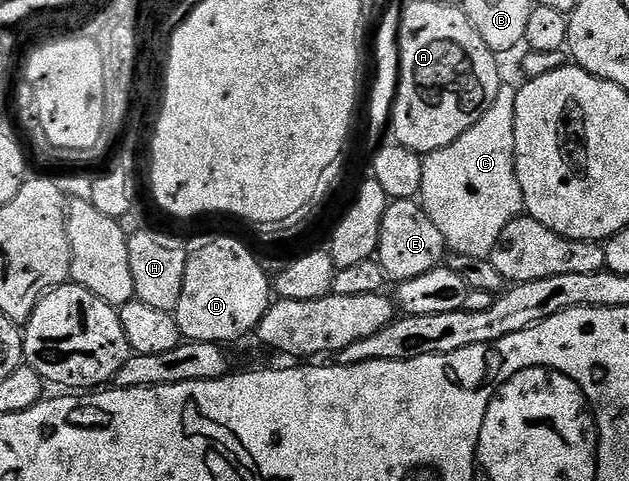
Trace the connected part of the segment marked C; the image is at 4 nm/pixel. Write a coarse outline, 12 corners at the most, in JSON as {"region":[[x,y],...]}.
{"region":[[514,92],[423,159],[420,203],[455,256],[523,215]]}

